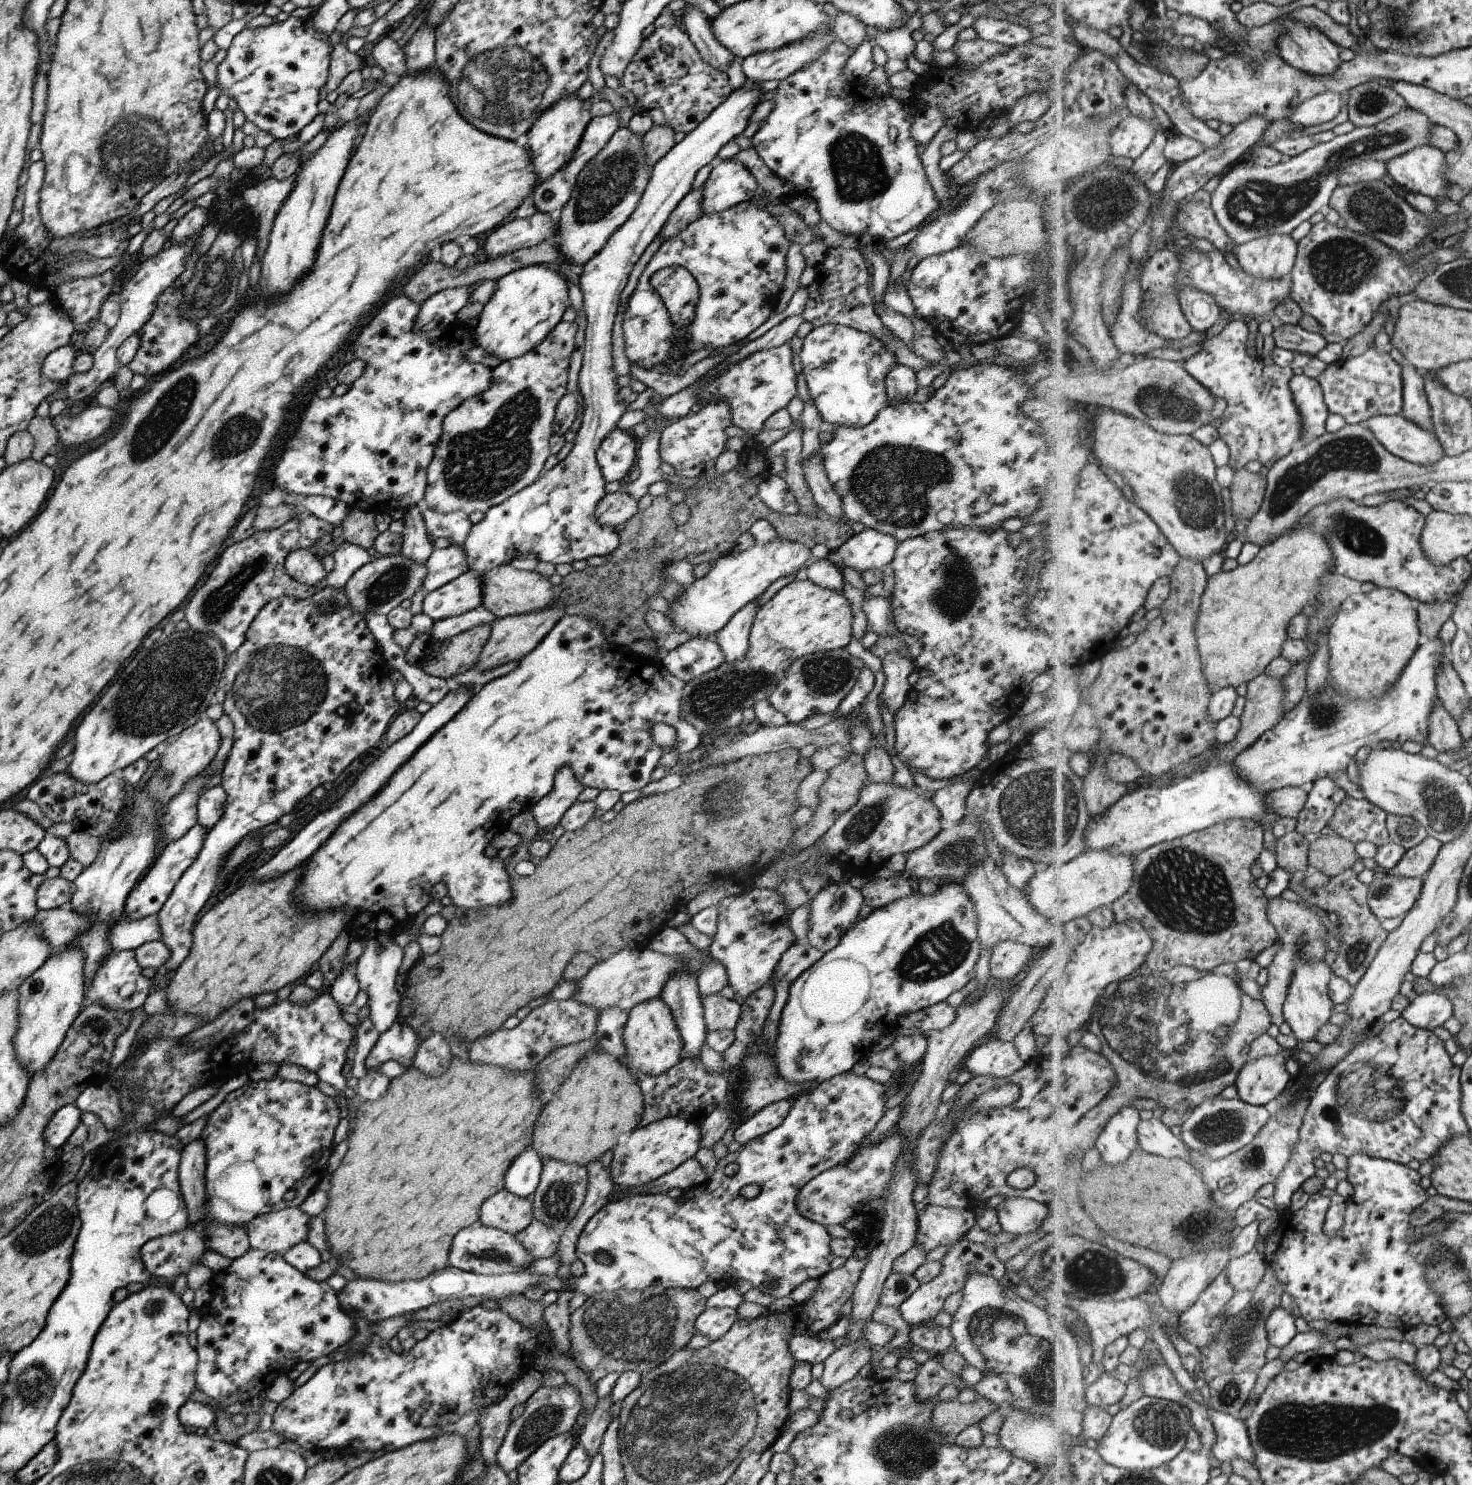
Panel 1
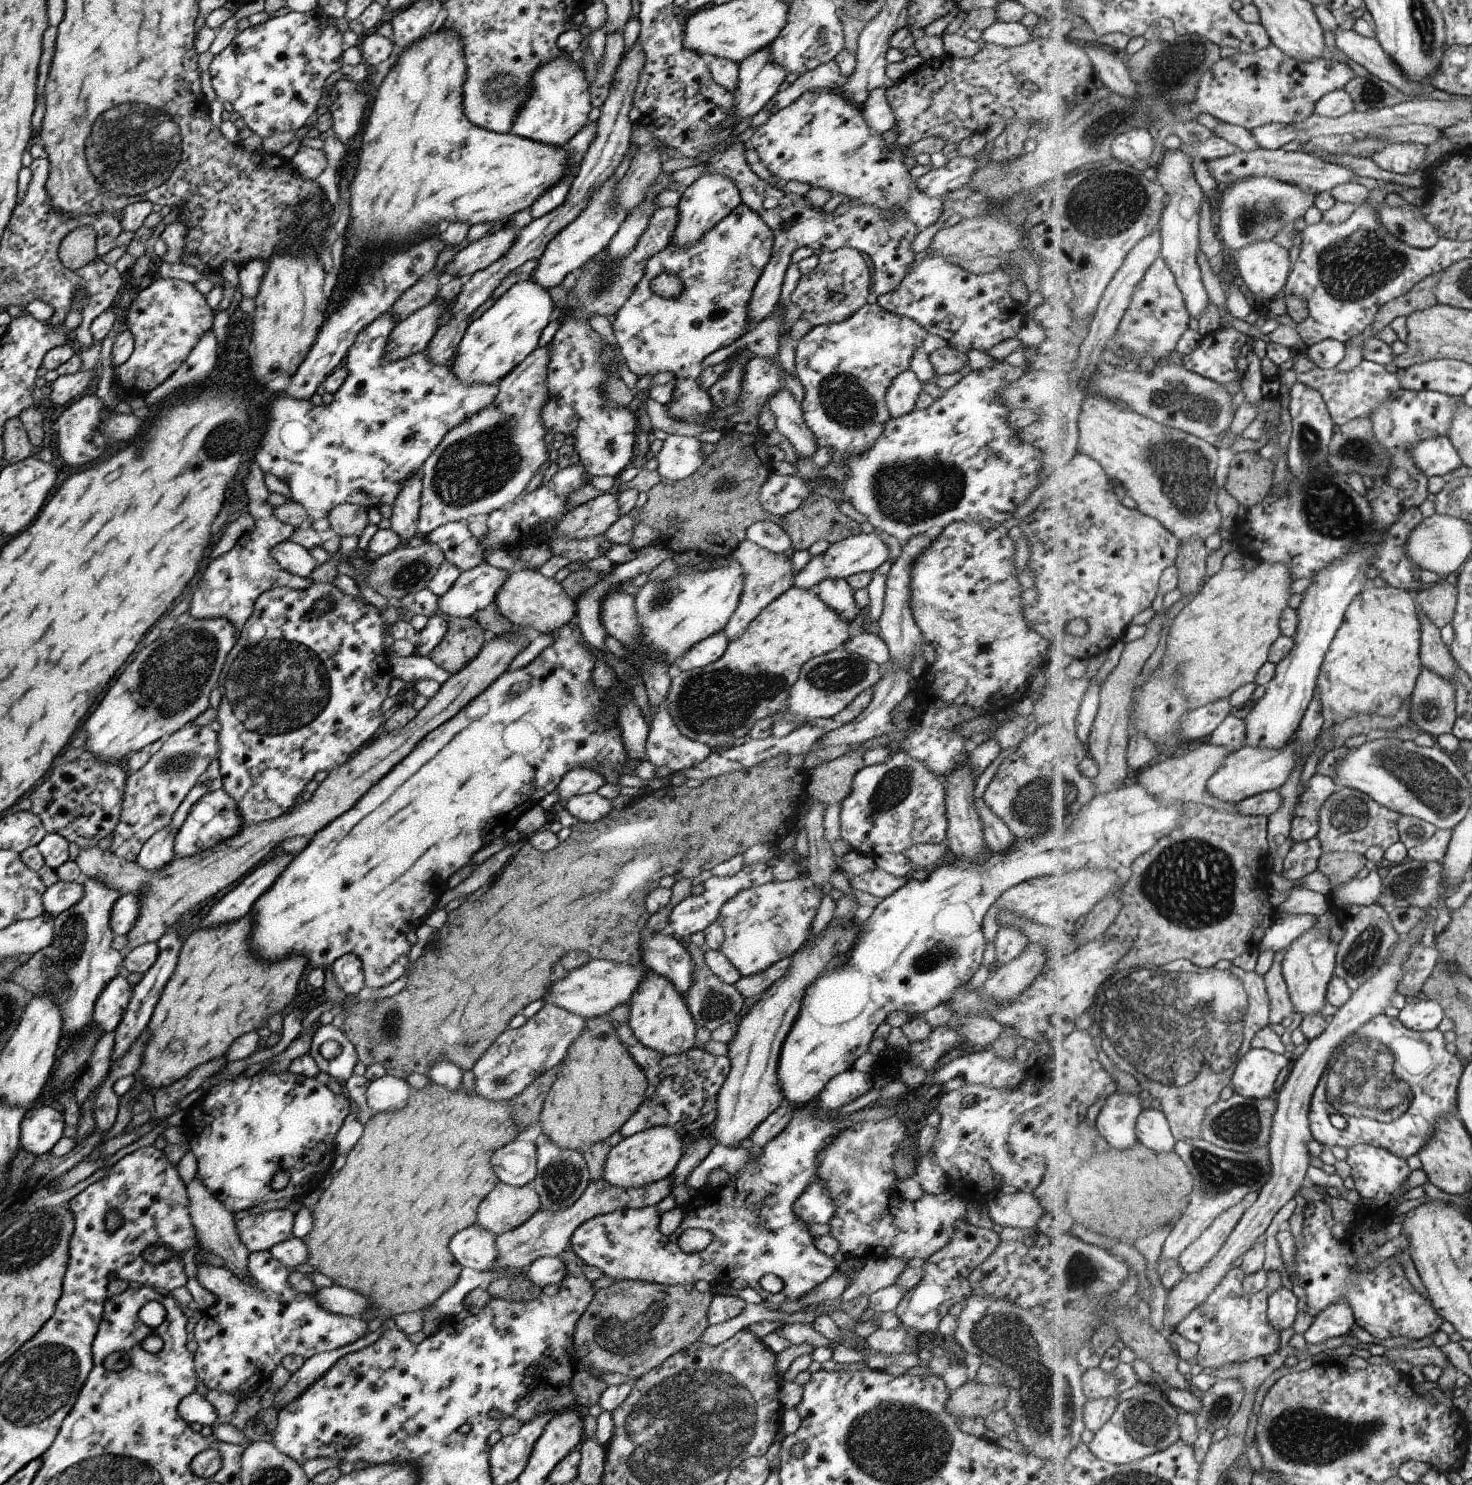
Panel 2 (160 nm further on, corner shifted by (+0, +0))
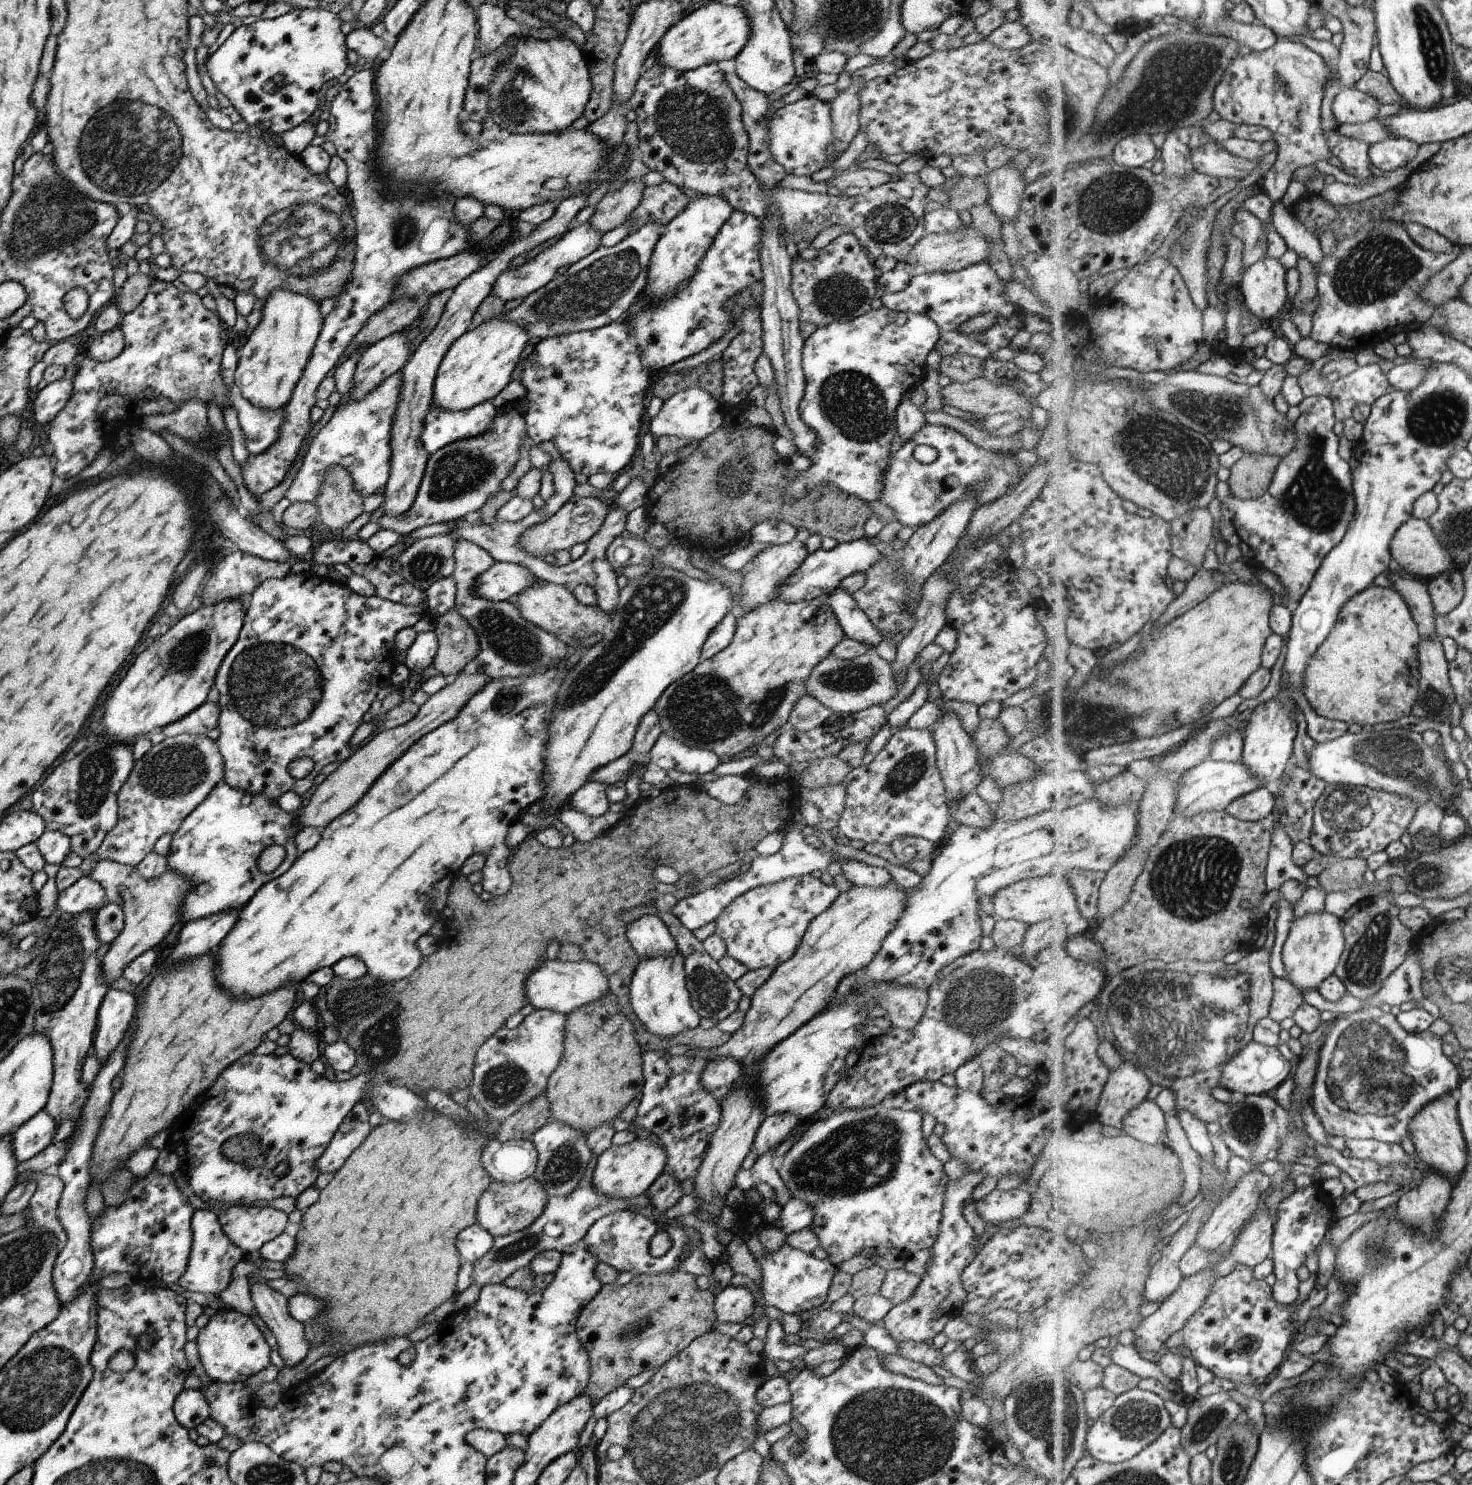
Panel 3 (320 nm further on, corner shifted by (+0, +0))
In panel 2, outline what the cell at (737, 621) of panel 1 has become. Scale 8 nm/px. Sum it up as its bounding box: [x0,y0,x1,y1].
[723,539,791,642]

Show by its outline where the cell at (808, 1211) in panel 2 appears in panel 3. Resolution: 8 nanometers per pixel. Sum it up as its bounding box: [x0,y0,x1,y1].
[770,1198,812,1236]

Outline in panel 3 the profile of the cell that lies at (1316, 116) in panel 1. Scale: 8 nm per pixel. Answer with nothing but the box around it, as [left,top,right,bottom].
[1333,87,1382,124]

